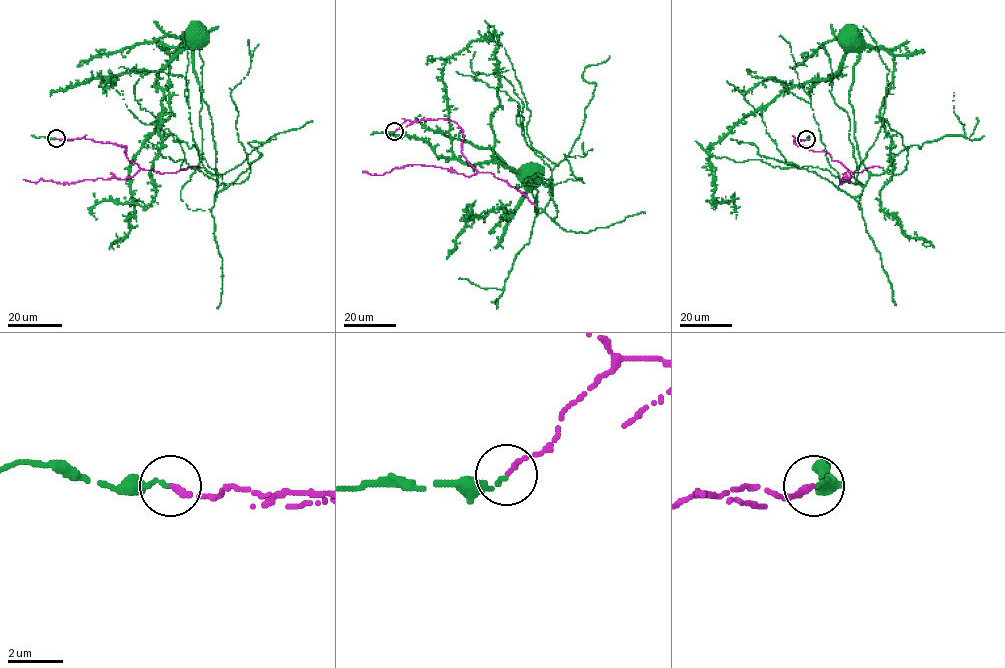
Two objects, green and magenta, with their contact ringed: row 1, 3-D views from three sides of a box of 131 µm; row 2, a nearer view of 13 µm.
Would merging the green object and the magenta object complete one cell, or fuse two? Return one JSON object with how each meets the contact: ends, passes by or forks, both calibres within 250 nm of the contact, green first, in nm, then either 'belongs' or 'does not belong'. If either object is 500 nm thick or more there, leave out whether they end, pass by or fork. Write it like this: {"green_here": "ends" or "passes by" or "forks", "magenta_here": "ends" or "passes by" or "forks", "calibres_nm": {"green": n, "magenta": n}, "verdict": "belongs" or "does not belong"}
{"green_here": "ends", "magenta_here": "ends", "calibres_nm": {"green": 150, "magenta": 220}, "verdict": "belongs"}

